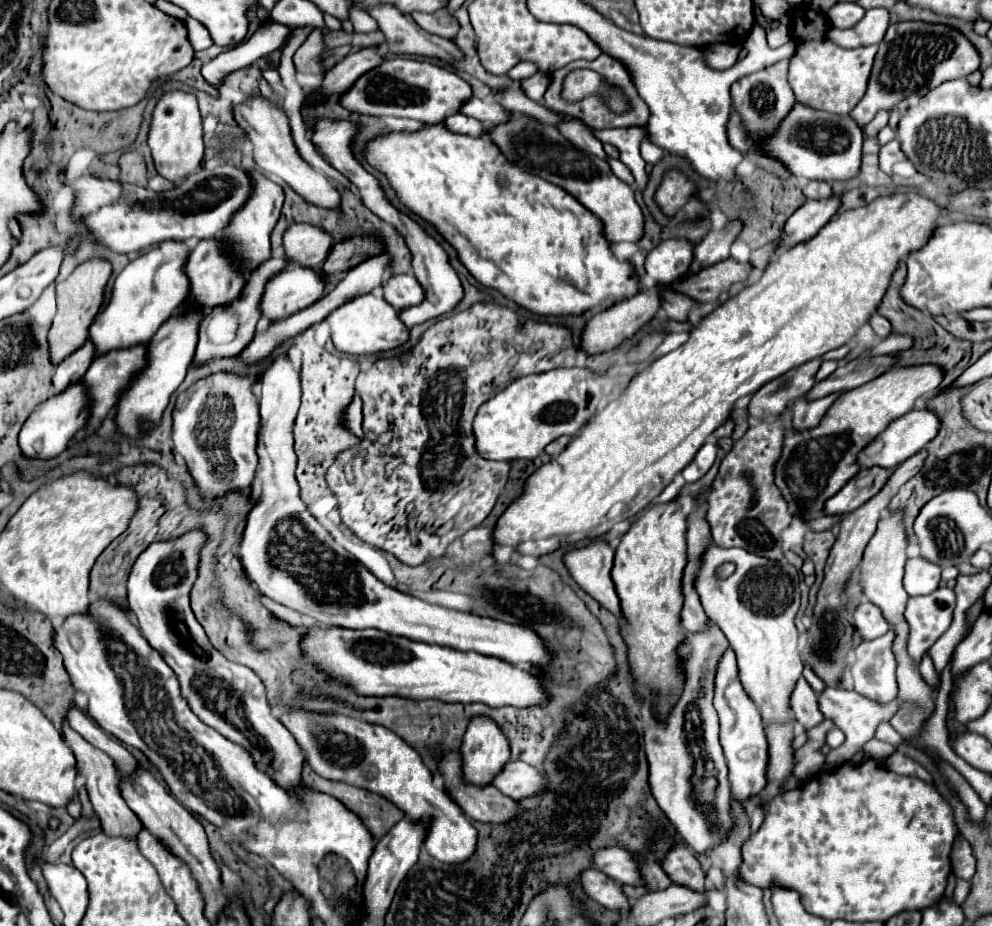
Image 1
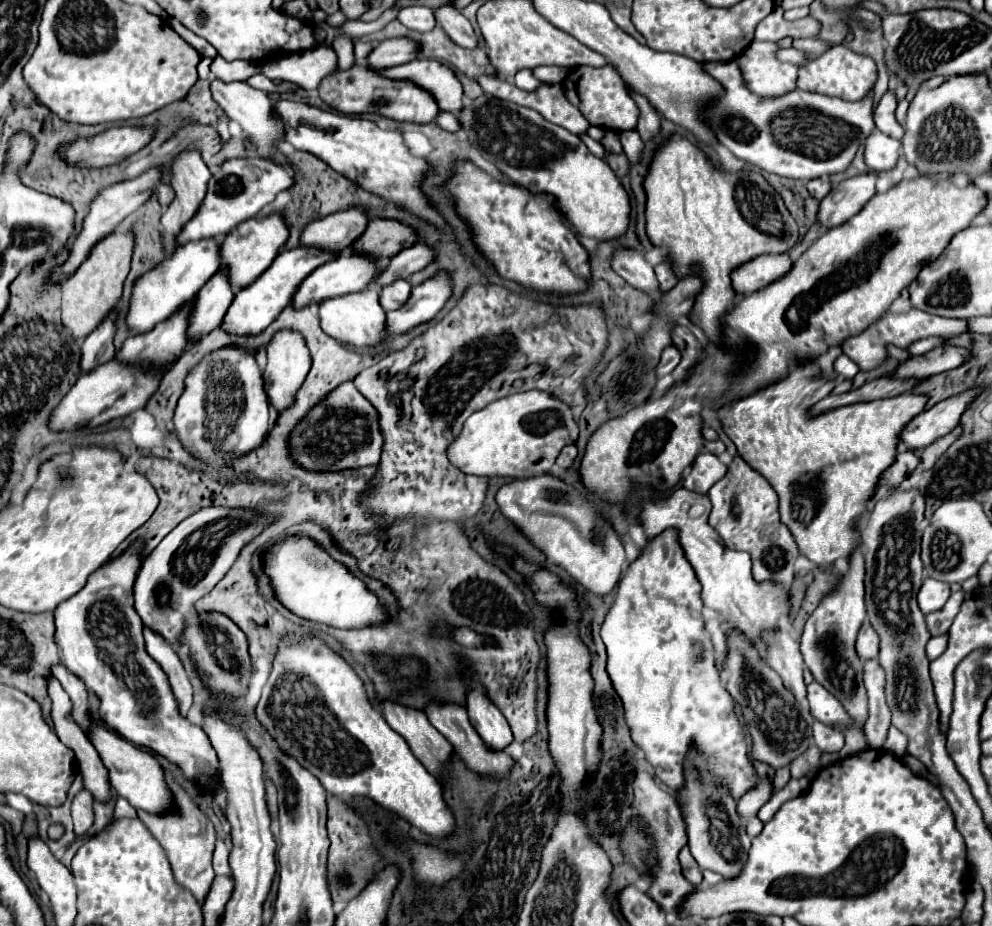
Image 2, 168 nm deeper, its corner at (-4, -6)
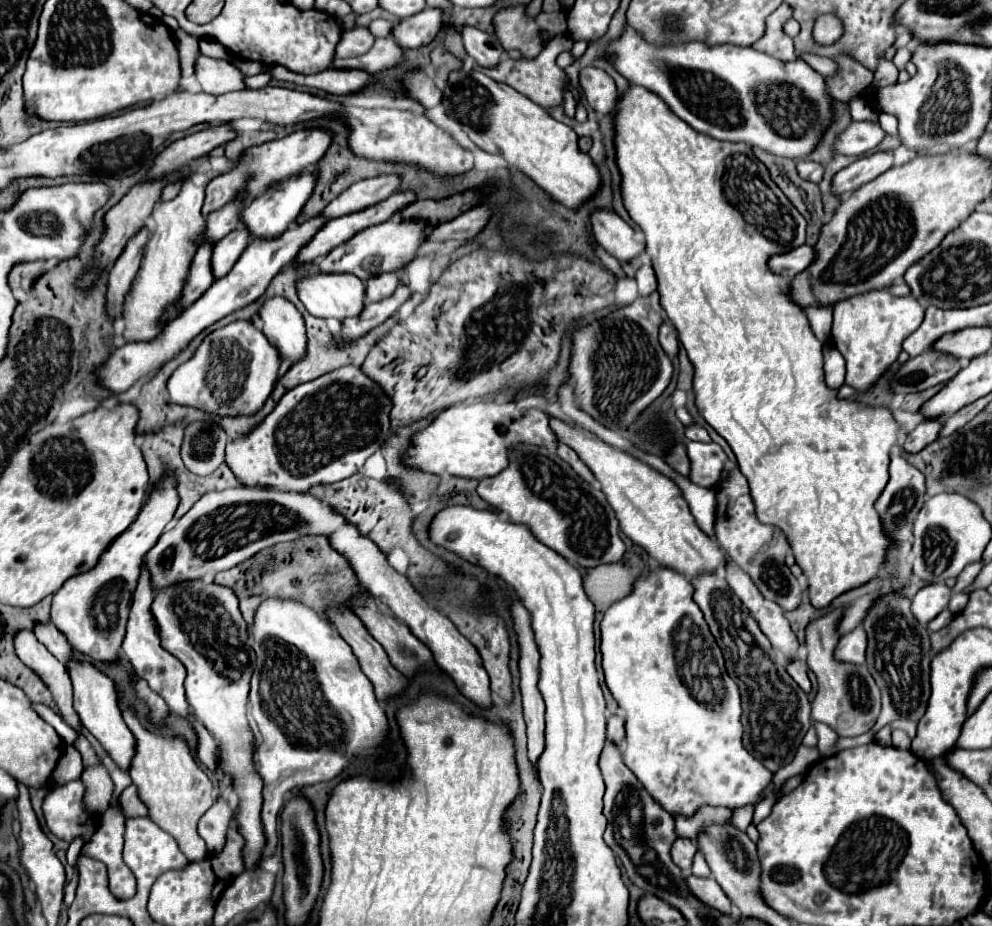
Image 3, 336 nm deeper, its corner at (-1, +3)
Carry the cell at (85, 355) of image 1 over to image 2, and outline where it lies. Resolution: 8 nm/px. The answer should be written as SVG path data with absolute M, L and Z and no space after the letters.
M114 309L108 313L108 317L92 331L84 343L82 343L82 361L80 367L82 371L92 371L92 367L98 367L100 363L106 363L108 359L114 357L114 335L116 335L116 317L118 311Z

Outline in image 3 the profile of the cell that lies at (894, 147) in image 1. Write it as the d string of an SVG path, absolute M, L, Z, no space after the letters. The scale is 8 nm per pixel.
M871 120L853 122L839 136L839 140L835 144L835 152L847 154L847 156L863 156L863 154L875 150L883 138L885 138L885 132L879 126L879 122L871 122Z

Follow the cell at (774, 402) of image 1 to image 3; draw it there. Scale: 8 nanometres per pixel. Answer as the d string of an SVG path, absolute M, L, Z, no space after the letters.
M809 308L807 312L809 324L813 328L813 334L821 340L821 342L829 342L831 338L831 324L833 324L833 308Z

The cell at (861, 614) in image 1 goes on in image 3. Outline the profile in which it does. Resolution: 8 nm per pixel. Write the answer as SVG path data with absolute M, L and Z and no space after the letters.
M857 626L849 634L845 634L837 646L837 658L843 662L857 662L865 664L865 648L867 648L867 634L863 626Z

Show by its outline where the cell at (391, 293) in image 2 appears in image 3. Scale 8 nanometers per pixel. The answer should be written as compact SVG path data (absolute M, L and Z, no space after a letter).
M395 272L381 274L381 276L369 280L367 298L369 298L369 302L377 302L377 300L383 300L383 298L389 298L395 292L397 286L399 286L399 278L397 278Z

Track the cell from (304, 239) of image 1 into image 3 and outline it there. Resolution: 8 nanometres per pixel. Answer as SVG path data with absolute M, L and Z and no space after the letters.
M381 176L373 180L361 180L347 188L339 198L329 202L323 212L319 214L321 218L339 218L347 216L359 210L365 210L377 202L387 200L393 192L397 190L397 176Z

